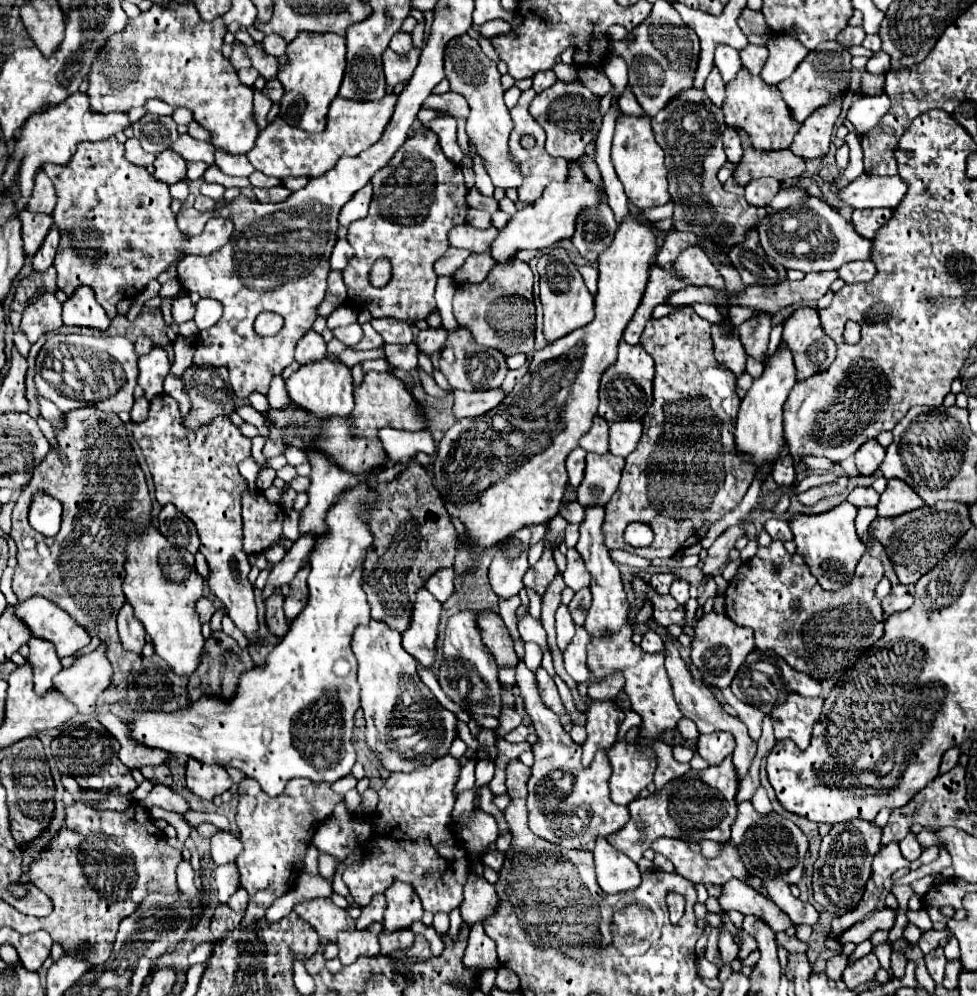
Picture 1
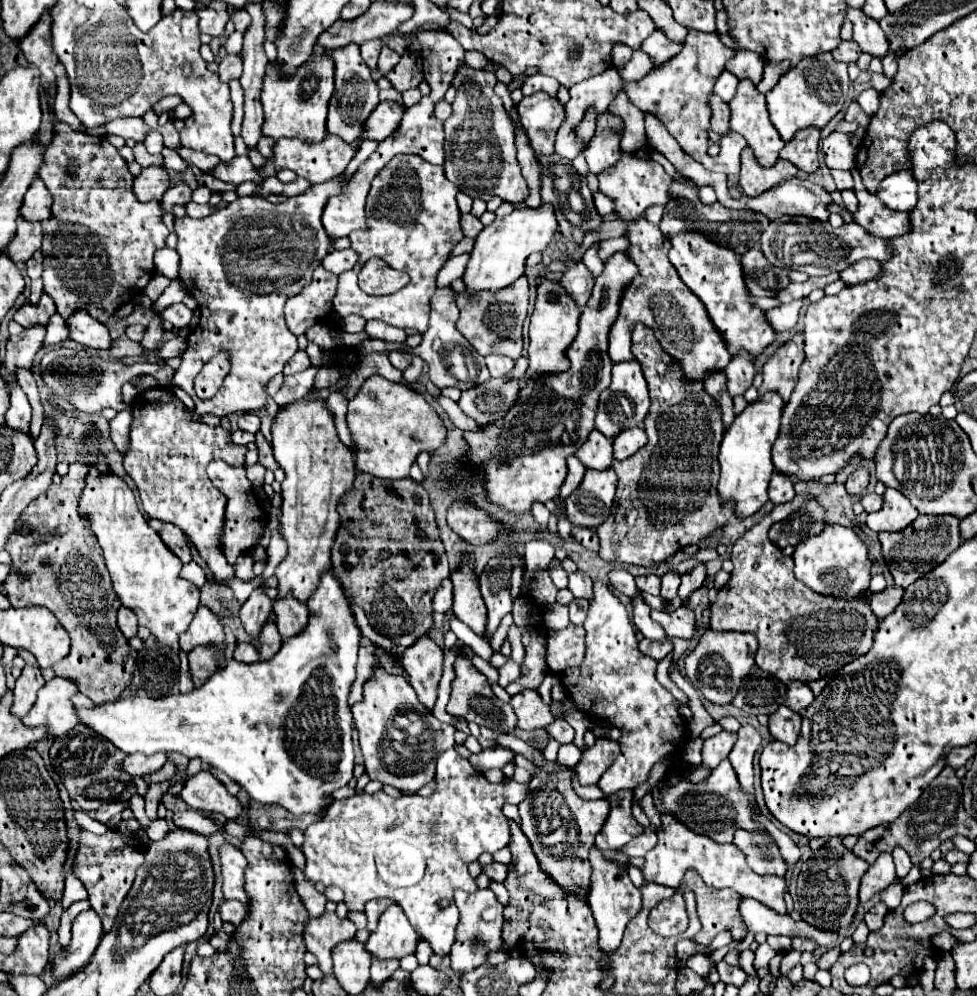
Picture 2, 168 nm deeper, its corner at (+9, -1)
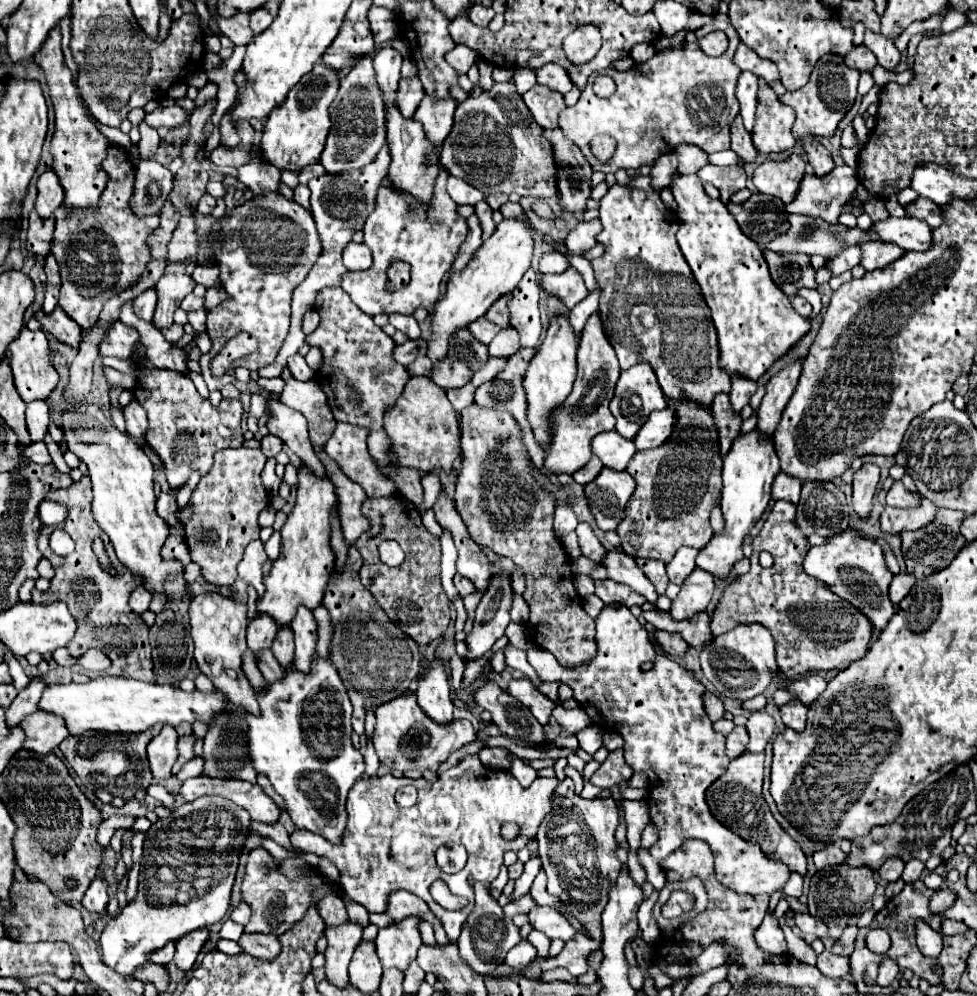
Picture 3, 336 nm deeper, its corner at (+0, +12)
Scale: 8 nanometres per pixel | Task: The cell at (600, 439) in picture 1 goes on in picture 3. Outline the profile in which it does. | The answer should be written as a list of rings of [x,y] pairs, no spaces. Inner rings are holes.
[[[612,430],[608,434],[598,434],[592,440],[592,452],[602,460],[606,468],[622,472],[636,454],[636,446],[630,440],[622,440],[622,436]]]

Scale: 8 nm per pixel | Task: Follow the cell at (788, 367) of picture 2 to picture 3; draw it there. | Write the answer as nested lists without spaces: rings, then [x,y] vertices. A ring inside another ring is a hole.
[[[794,362],[768,382],[766,394],[762,400],[762,408],[758,408],[758,424],[756,424],[756,430],[762,432],[762,436],[774,434],[774,430],[780,422],[782,410],[786,408],[790,396],[794,394],[794,388],[800,378],[800,370],[802,370],[802,364]]]

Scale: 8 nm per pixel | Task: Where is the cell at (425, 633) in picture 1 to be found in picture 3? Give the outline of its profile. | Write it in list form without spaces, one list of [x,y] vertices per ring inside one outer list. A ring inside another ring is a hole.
[[[434,660],[430,664],[430,668],[422,674],[422,678],[418,682],[416,700],[418,700],[418,706],[422,708],[422,712],[430,720],[434,720],[438,724],[450,724],[454,720],[450,682],[448,682],[448,674],[444,670],[442,660]]]

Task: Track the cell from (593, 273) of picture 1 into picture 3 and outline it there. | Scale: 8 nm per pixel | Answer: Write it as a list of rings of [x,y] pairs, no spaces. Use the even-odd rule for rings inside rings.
[[[568,268],[562,274],[542,276],[540,286],[546,294],[560,298],[568,308],[574,308],[580,300],[584,300],[588,296],[584,280],[582,280],[580,272],[576,272],[574,268]]]

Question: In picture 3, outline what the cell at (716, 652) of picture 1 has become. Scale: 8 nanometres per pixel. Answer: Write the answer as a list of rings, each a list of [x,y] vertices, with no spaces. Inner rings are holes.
[[[760,624],[738,626],[734,632],[726,632],[726,636],[714,638],[712,644],[702,650],[700,662],[704,678],[710,682],[712,690],[720,696],[740,702],[762,694],[772,682],[772,674],[778,672],[774,638],[770,636],[770,630],[760,628]]]

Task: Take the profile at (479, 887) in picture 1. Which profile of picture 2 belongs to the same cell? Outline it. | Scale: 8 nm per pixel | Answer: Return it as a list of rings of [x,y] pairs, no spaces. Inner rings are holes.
[[[477,889],[473,893],[457,891],[455,903],[461,911],[461,919],[457,925],[457,937],[451,947],[451,967],[457,973],[467,973],[479,967],[485,961],[487,951],[501,949],[501,925],[503,925],[503,905],[497,901],[493,891]]]

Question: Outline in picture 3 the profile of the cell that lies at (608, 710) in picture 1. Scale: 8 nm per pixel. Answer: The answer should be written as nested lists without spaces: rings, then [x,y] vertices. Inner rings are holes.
[[[614,750],[608,754],[608,758],[602,762],[602,766],[590,776],[590,784],[598,786],[602,790],[608,790],[622,782],[628,782],[632,774],[634,774],[632,768],[624,762],[622,750]]]

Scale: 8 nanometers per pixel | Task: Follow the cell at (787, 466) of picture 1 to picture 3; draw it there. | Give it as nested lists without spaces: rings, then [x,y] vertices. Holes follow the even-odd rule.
[[[780,472],[772,484],[772,500],[786,500],[786,502],[798,504],[800,488],[802,488],[800,480],[794,480],[792,476],[784,476]]]

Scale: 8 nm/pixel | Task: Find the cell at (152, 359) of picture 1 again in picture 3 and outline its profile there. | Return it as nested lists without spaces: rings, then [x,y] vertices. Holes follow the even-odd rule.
[[[186,260],[186,262],[170,262],[164,270],[164,276],[158,280],[156,284],[156,292],[158,292],[158,306],[156,306],[156,314],[154,314],[154,326],[164,330],[170,328],[174,324],[172,314],[174,310],[180,306],[182,298],[186,294],[190,294],[196,286],[192,272],[194,272],[196,264]]]

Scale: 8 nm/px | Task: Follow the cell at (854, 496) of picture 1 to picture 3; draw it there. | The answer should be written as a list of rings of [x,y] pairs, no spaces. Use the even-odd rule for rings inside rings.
[[[898,480],[892,484],[890,492],[886,494],[886,504],[894,508],[916,508],[920,506],[920,496],[912,494],[904,488],[904,484]]]

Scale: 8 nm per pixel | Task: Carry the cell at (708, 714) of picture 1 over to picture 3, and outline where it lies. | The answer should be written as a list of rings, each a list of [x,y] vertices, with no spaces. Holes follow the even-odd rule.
[[[610,548],[602,560],[602,564],[606,566],[608,578],[614,582],[622,582],[628,584],[634,592],[646,596],[646,600],[650,604],[656,602],[658,594],[654,592],[654,586],[650,584],[650,580],[646,580],[646,576],[642,576],[642,570],[636,566],[634,558],[626,556],[624,552],[618,552],[614,548]]]

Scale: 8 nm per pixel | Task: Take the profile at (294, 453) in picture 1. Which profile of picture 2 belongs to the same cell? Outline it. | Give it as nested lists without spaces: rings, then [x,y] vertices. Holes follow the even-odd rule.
[[[257,431],[257,441],[255,441],[255,443],[257,443],[257,451],[259,451],[259,463],[265,465],[267,469],[275,471],[275,469],[279,467],[279,463],[277,463],[275,455],[273,455],[271,443],[265,439],[265,435],[263,435],[261,431]]]

